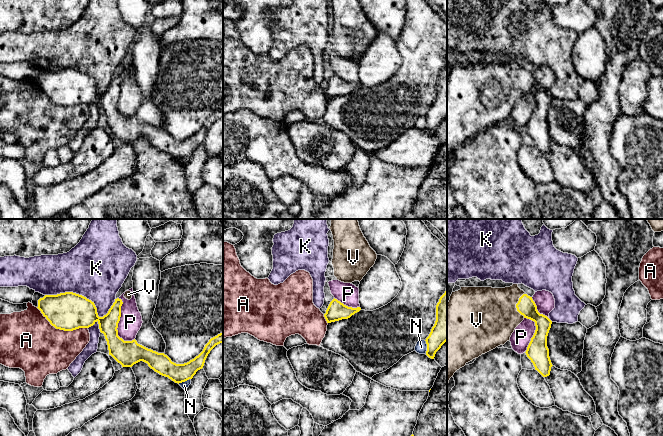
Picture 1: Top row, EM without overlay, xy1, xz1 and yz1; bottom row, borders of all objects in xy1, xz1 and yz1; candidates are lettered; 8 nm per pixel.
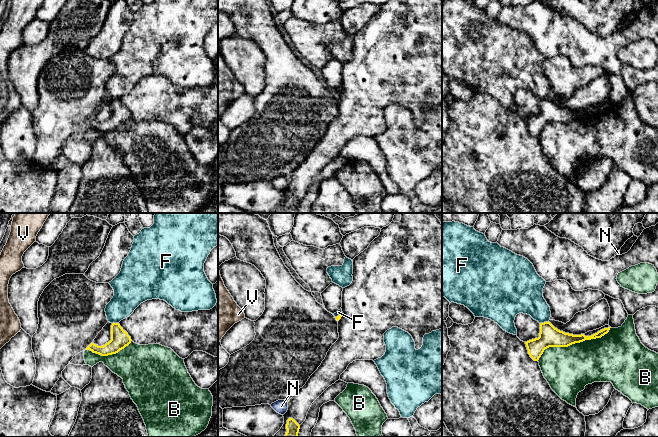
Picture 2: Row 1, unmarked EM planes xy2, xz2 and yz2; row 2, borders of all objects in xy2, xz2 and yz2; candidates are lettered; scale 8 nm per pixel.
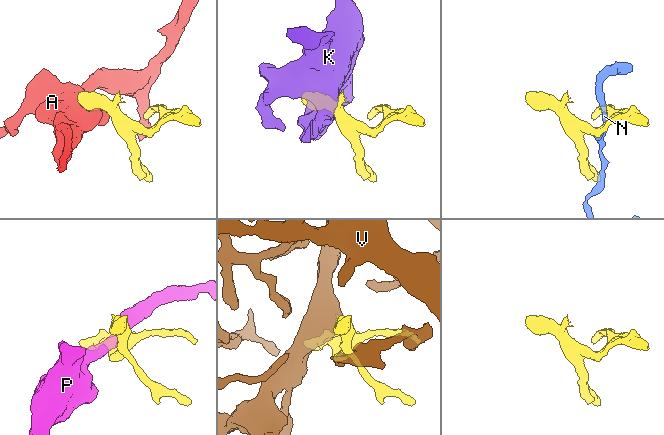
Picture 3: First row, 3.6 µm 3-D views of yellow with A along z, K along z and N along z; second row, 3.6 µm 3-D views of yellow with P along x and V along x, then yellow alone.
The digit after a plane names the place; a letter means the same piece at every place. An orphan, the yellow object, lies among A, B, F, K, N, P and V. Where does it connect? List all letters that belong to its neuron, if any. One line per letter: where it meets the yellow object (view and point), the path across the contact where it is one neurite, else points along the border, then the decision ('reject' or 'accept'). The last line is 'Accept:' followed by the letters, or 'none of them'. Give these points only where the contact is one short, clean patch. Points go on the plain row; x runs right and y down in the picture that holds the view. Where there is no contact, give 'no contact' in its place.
A: meets yellow in xy1 at (61, 105); reject
B: meets yellow in yz2 at (573, 119); reject
F: meets yellow in yz2 at (544, 98); border along yz2 (548, 96), (540, 99); reject
K: meets yellow in xy1 at (85, 73); reject
N: meets yellow in xz1 at (427, 123); reject
P: meets yellow in xy1 at (118, 98); border along xy1 (118, 74), (122, 81), (117, 110), (124, 116), (131, 117); reject
V: meets yellow in yz1 at (516, 81); runs through yz1 (526, 82), (516, 81), (510, 81), (487, 92); accept
Accept: V

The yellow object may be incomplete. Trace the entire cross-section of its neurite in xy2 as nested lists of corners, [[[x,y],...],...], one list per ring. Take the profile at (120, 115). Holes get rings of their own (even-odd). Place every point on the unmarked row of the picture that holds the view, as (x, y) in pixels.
[[[112,99],[111,101],[111,116],[103,122],[98,122],[91,119],[86,126],[101,132],[108,132],[118,129],[131,119],[131,113],[120,102],[119,99]]]

